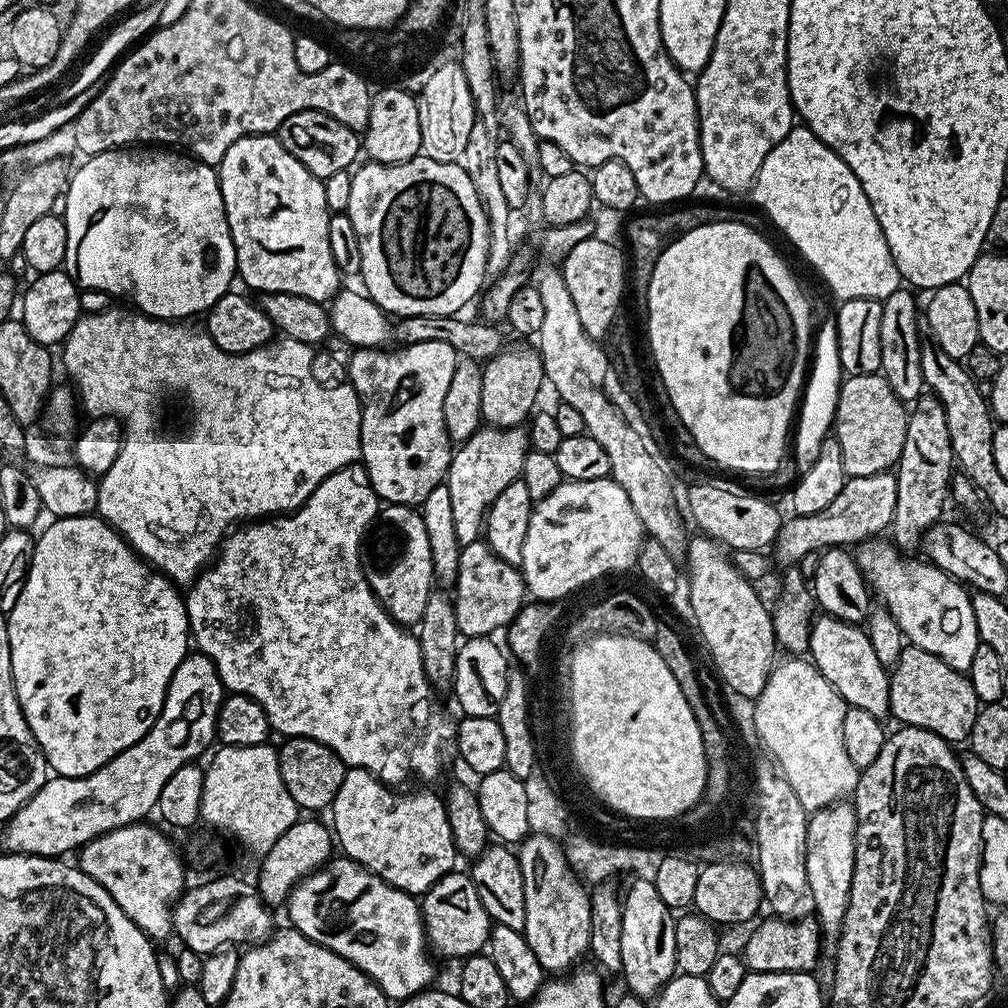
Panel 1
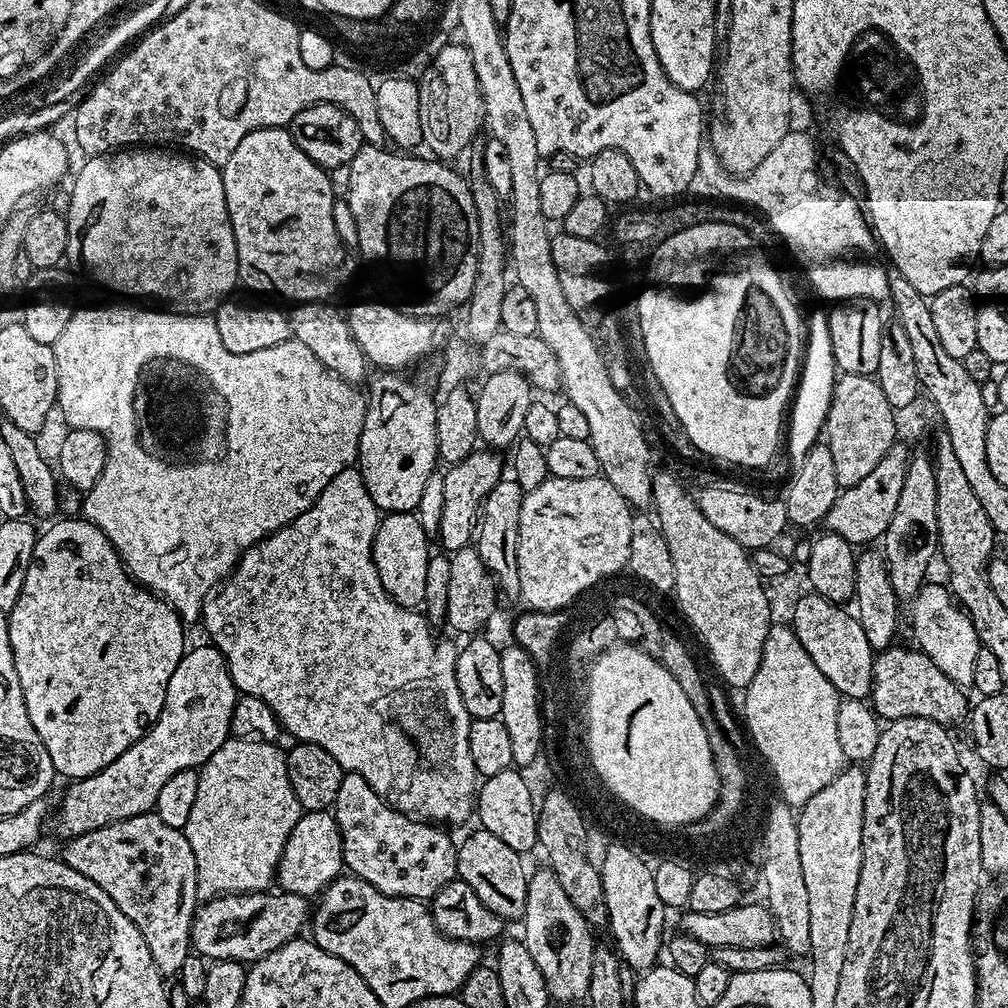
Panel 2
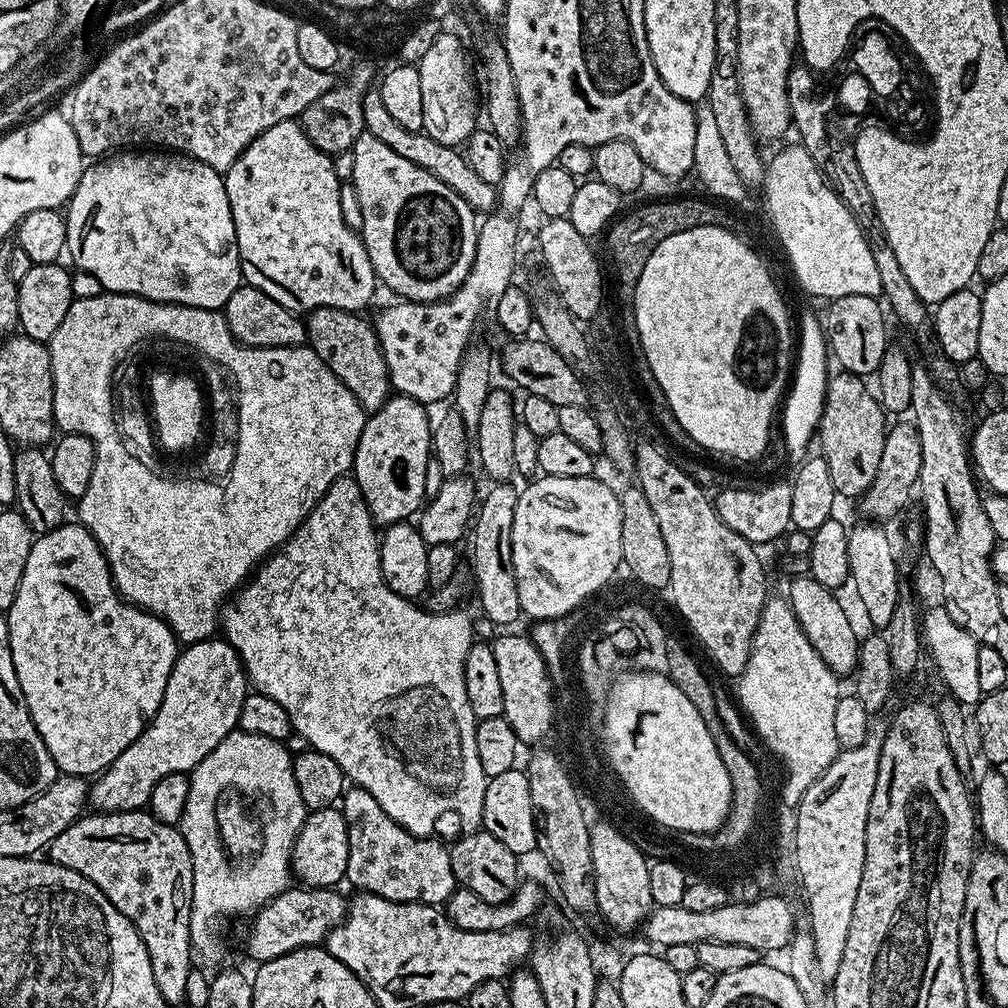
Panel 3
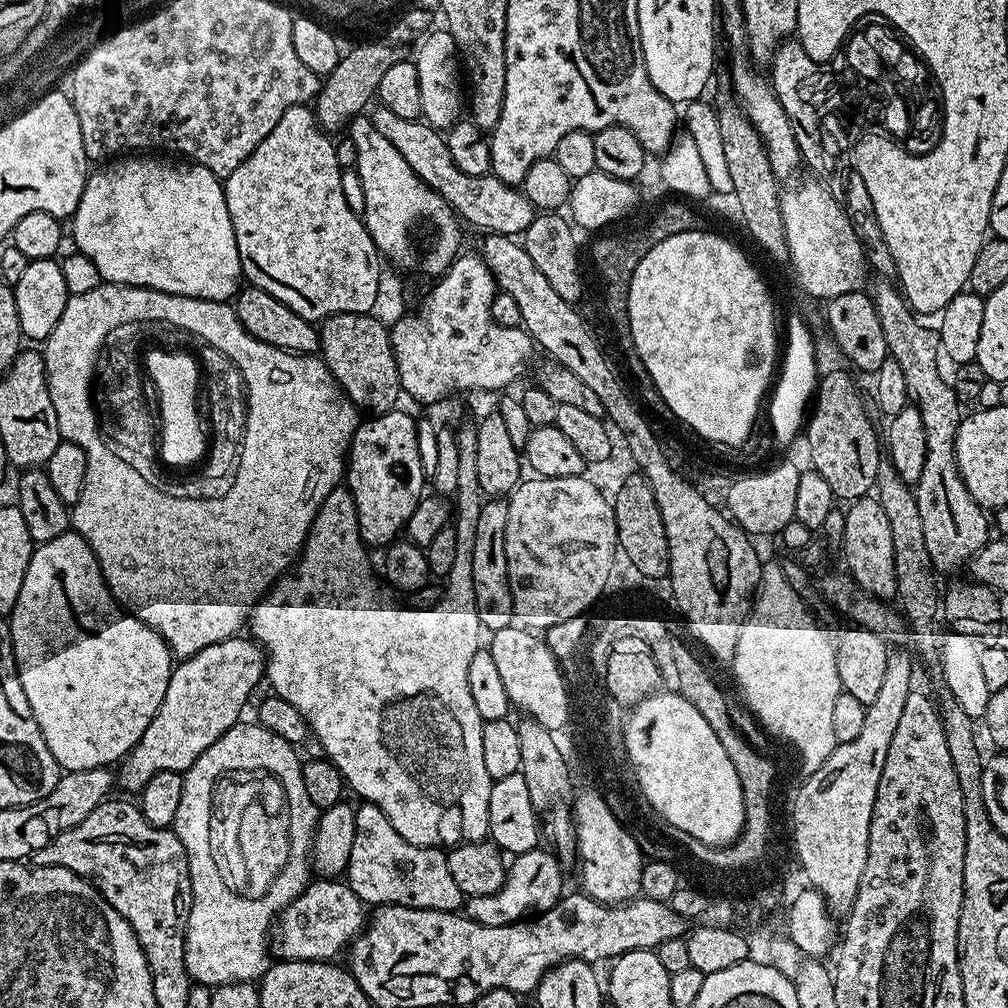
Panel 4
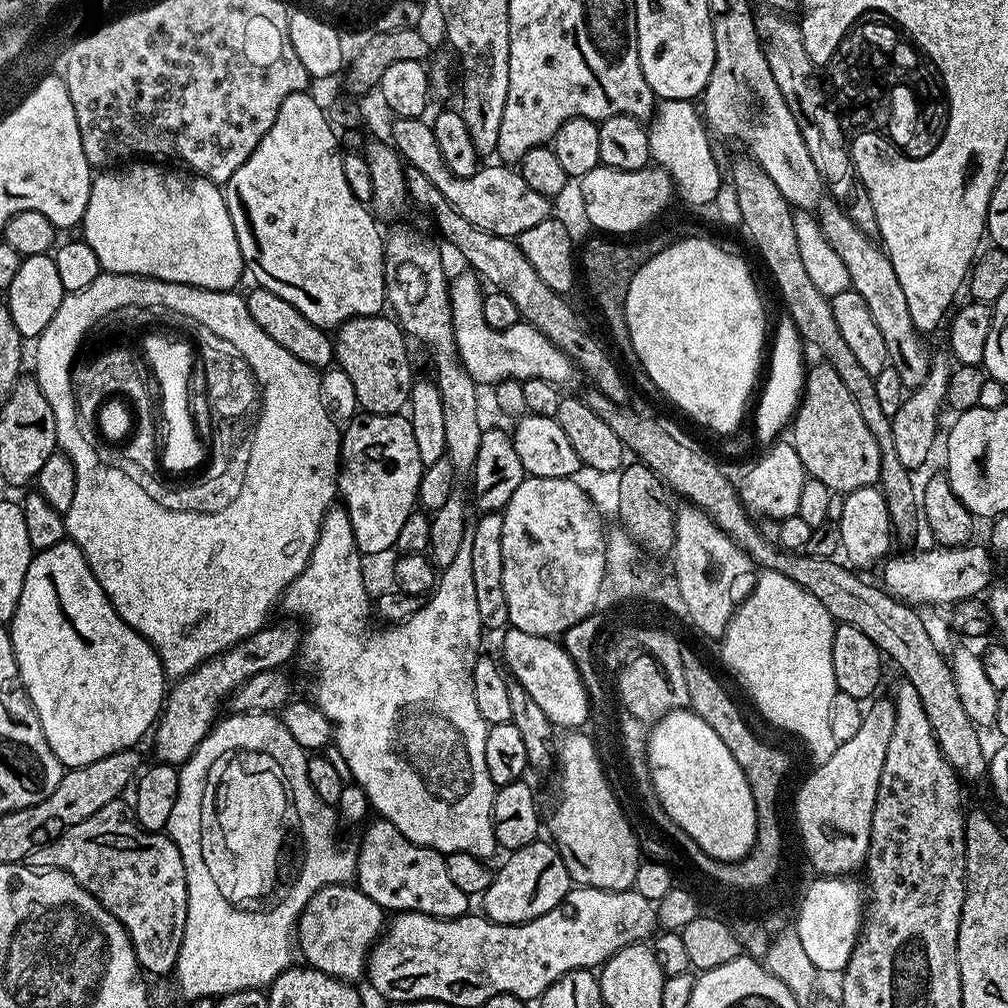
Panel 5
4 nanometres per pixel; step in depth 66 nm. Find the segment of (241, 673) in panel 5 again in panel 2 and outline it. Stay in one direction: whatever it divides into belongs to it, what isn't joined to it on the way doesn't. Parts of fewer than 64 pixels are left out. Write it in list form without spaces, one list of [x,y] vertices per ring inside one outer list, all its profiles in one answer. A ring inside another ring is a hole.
[[[203,643],[197,648],[189,647],[178,666],[174,666],[174,674],[170,674],[170,686],[166,686],[166,702],[160,716],[148,727],[144,736],[138,738],[138,742],[134,742],[118,758],[114,758],[110,766],[69,783],[68,793],[65,794],[64,801],[60,804],[60,813],[56,816],[64,838],[81,836],[90,830],[98,830],[102,826],[110,826],[114,822],[153,811],[162,786],[166,786],[166,782],[170,782],[174,774],[187,768],[199,769],[210,758],[210,754],[214,754],[214,750],[221,748],[224,741],[229,739],[238,693],[222,654],[211,643]]]

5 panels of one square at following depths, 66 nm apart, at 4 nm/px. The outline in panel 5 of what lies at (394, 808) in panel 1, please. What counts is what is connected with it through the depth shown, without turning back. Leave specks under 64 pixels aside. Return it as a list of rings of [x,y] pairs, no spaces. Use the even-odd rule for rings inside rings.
[[[375,819],[367,821],[368,829],[360,840],[360,848],[355,849],[355,887],[366,894],[366,898],[374,898],[388,914],[421,912],[443,920],[457,920],[465,915],[469,911],[470,897],[454,886],[446,870],[445,853],[410,842],[410,838],[389,820]]]

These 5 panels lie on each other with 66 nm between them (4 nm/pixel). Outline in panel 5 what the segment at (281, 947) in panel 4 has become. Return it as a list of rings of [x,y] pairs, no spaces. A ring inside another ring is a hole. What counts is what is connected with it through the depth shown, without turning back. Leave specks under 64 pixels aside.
[[[351,883],[331,884],[319,888],[310,898],[296,922],[295,943],[298,952],[305,956],[307,967],[317,968],[339,980],[356,982],[365,975],[368,953],[380,939],[386,928],[386,913],[374,902],[366,898],[359,888]]]

